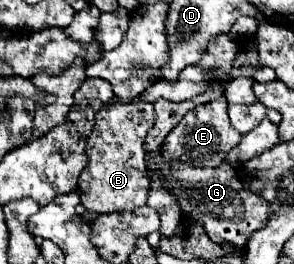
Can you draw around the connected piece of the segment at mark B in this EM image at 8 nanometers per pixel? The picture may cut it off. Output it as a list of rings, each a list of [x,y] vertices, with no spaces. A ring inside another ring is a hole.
[[[108,103],[96,113],[96,125],[88,137],[86,153],[90,157],[88,167],[78,179],[78,193],[82,205],[94,213],[114,213],[146,205],[150,191],[150,177],[144,161],[144,139],[154,125],[156,113],[152,103]]]

